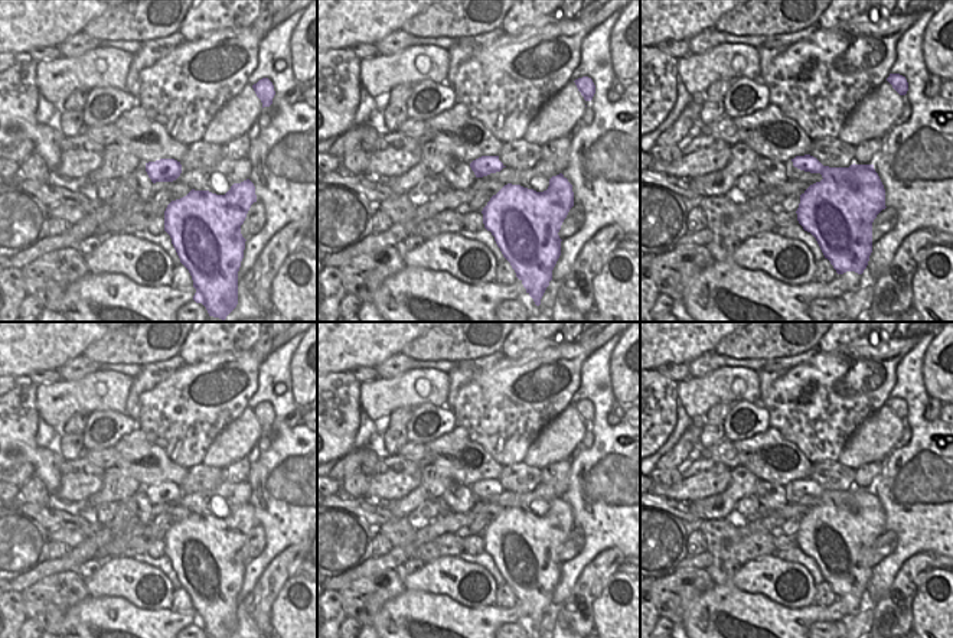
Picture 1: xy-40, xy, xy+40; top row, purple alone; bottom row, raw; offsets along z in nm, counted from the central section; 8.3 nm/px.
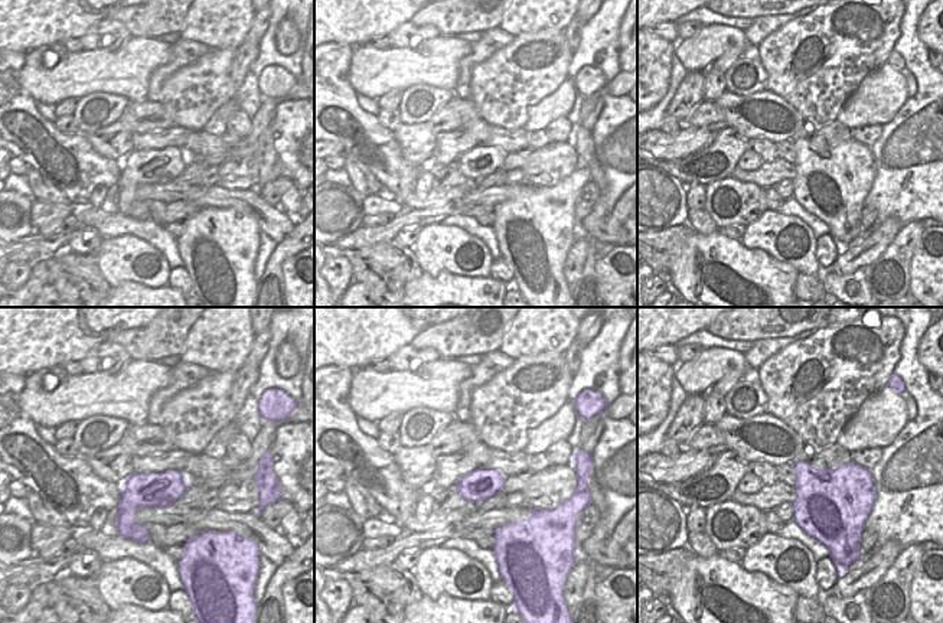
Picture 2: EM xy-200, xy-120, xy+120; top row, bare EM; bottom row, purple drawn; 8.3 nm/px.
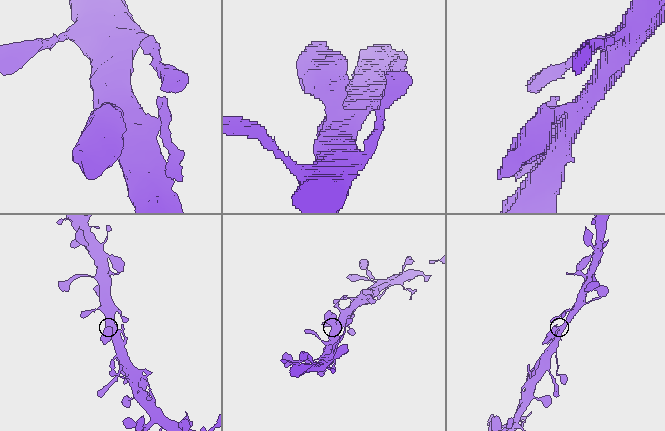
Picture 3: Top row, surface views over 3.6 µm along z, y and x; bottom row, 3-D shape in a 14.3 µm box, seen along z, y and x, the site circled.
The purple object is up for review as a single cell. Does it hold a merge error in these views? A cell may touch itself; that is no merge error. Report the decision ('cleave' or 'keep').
keep

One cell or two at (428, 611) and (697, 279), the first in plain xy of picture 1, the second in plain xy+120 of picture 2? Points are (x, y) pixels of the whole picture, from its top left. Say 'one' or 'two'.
one

